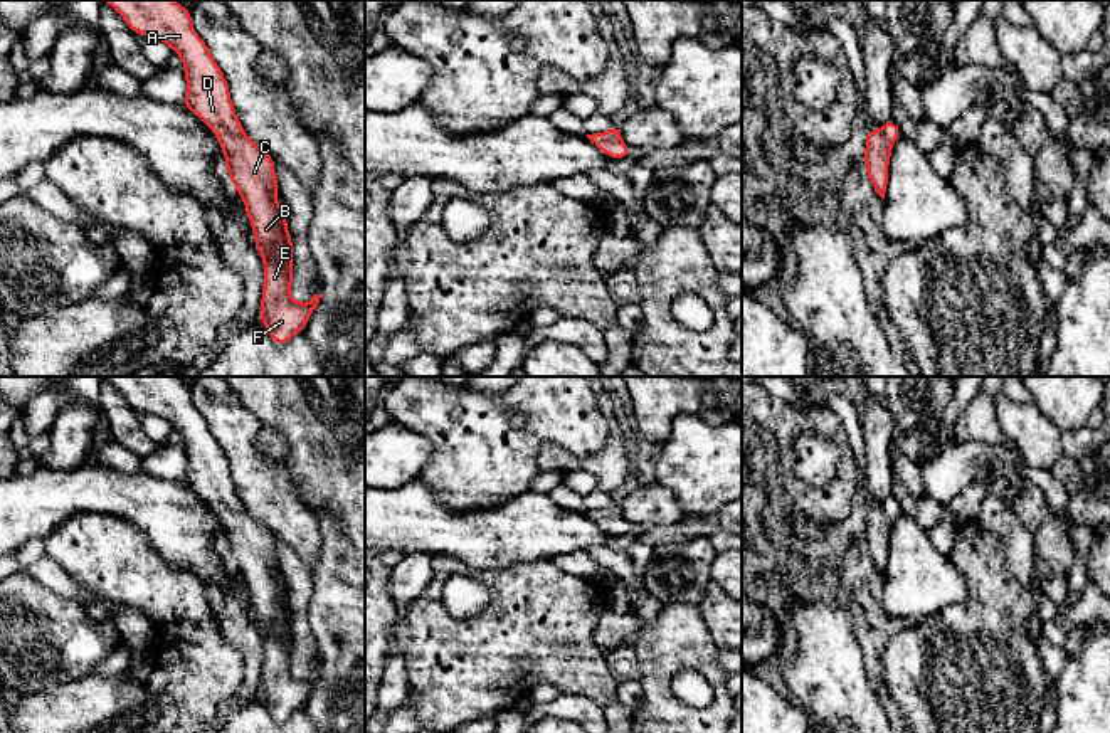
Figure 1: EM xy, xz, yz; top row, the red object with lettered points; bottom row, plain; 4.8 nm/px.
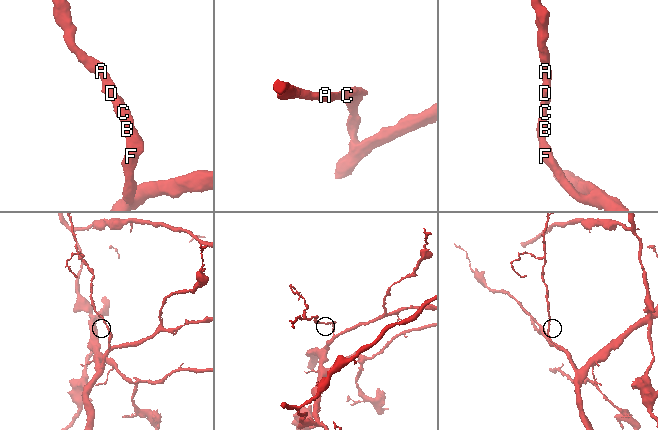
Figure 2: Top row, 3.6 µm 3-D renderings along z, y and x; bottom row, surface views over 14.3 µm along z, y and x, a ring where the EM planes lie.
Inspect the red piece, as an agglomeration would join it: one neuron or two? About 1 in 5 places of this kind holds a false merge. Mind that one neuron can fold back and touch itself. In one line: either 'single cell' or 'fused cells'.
single cell

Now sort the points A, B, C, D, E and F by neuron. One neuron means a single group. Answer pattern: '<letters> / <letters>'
A B C D E F

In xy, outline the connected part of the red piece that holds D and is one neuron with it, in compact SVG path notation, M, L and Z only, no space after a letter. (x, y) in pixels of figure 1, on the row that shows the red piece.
M103 0L111 5L138 35L158 39L183 61L187 94L183 106L212 128L222 146L225 168L240 193L254 230L254 245L262 257L264 284L259 316L276 345L306 330L321 294L309 303L291 298L293 240L286 208L276 203L279 193L274 158L246 133L232 106L229 84L207 44L192 25L190 10L173 0Z

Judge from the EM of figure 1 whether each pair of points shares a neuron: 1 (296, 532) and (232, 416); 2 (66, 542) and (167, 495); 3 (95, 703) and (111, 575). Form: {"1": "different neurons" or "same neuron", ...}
{"1": "same neuron", "2": "different neurons", "3": "different neurons"}

